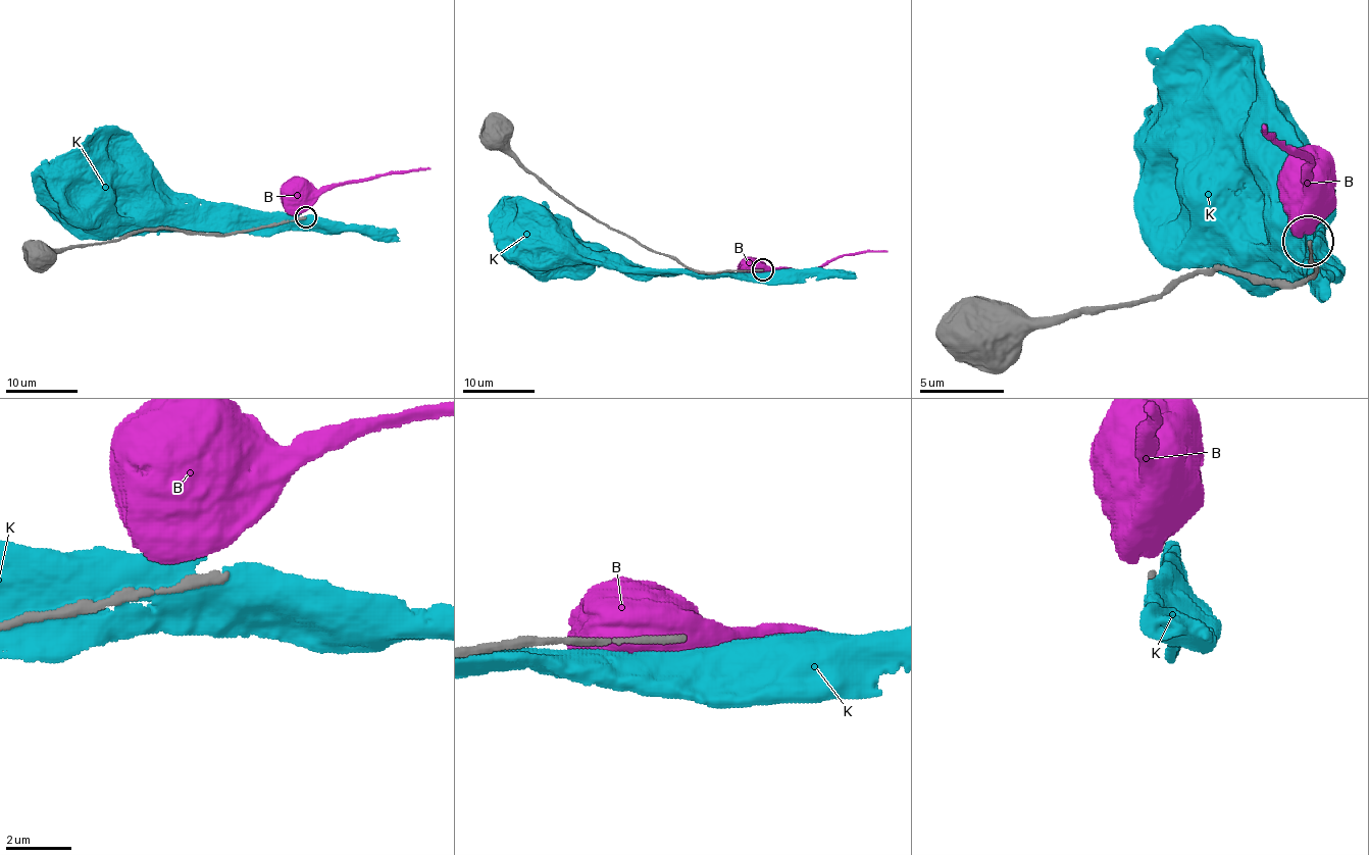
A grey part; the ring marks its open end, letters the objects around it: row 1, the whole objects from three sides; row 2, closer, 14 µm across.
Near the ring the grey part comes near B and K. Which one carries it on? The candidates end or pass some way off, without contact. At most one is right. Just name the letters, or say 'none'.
none

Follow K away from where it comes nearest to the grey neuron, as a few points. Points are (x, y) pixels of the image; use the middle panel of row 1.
K: (763, 273), (645, 271), (628, 266), (617, 255), (578, 250), (565, 238), (551, 231)

